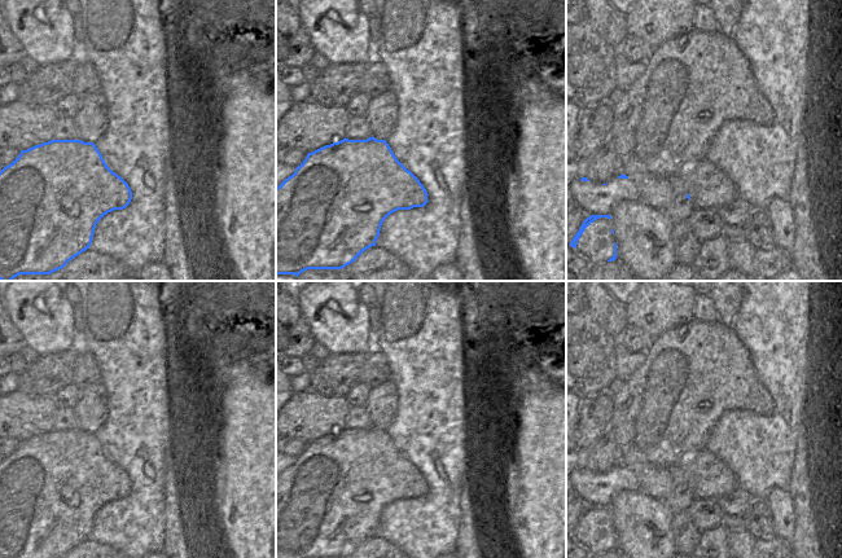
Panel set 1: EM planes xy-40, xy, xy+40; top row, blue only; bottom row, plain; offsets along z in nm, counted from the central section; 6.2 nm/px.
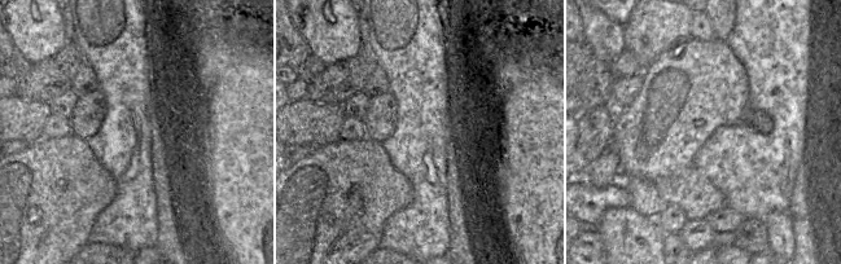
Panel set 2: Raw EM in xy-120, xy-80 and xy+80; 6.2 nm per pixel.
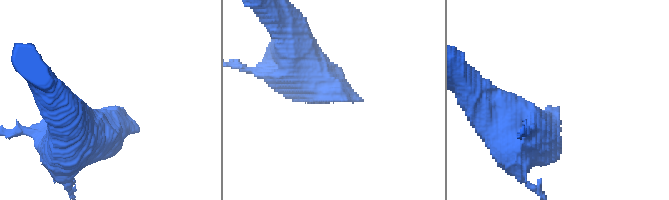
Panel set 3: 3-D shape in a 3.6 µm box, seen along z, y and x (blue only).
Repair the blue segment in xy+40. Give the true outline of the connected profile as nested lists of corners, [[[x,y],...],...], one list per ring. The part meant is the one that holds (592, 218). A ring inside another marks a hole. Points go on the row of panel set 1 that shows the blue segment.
[[[591,215],[589,218],[587,218],[587,219],[583,221],[580,229],[578,230],[578,233],[575,234],[575,237],[574,237],[573,241],[570,242],[570,246],[575,249],[576,245],[578,245],[578,240],[580,238],[580,236],[582,236],[583,232],[586,230],[586,228],[587,228],[588,225],[591,225],[595,220],[600,219],[600,218],[611,219],[610,215]]]

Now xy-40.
[[[51,140],[35,145],[0,171],[0,280],[19,274],[51,274],[89,249],[96,224],[114,210],[126,208],[132,199],[128,184],[105,163],[93,142]]]

